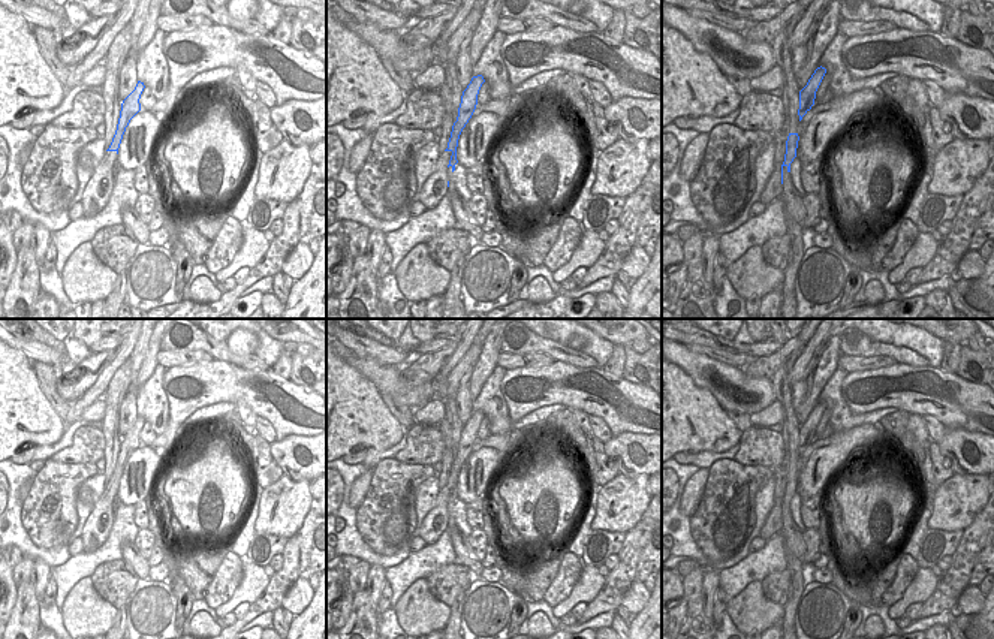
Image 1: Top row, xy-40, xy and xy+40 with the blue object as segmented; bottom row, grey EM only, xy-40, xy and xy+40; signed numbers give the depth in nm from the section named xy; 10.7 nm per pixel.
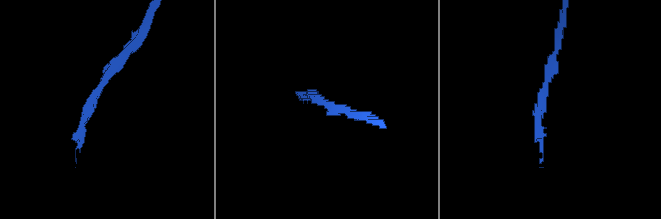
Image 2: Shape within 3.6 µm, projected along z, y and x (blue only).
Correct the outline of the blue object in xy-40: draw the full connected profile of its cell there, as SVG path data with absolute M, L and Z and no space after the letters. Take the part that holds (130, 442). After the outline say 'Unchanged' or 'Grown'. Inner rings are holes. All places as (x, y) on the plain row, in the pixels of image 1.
M138 416L135 425L121 438L120 453L112 477L99 501L94 504L82 528L82 552L85 554L91 554L99 549L111 533L114 524L114 501L117 500L118 483L126 462L129 461L130 455L141 446L139 434L144 424L144 418Z. Grown.

